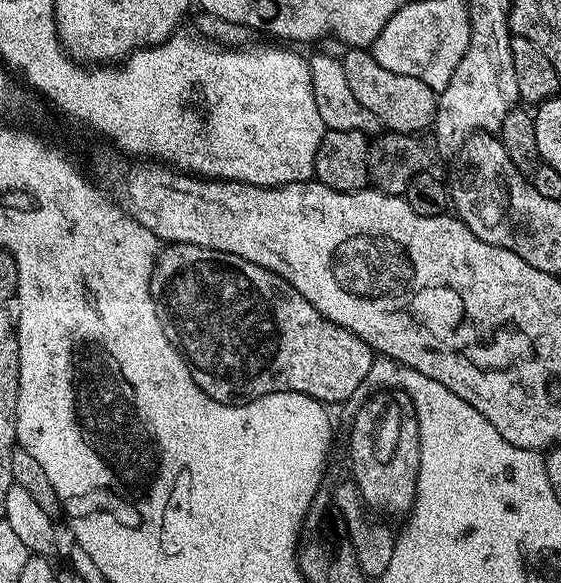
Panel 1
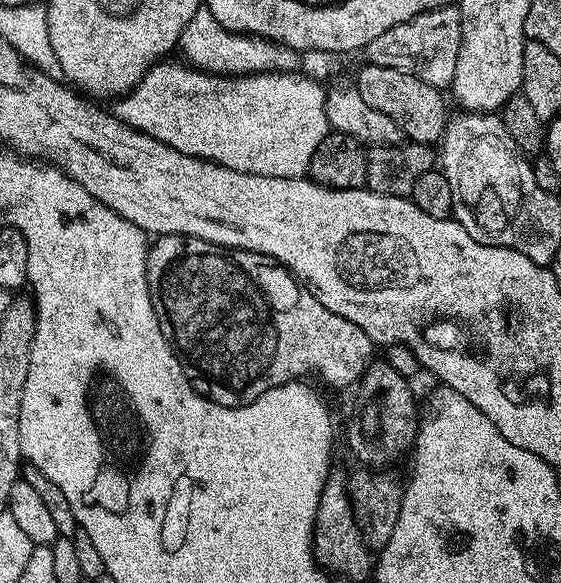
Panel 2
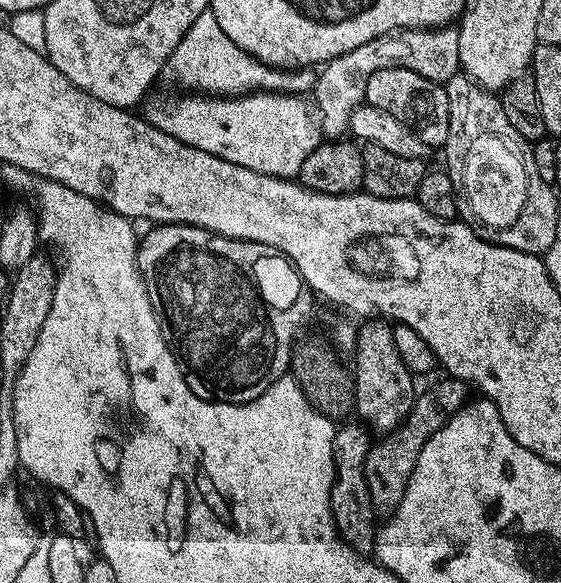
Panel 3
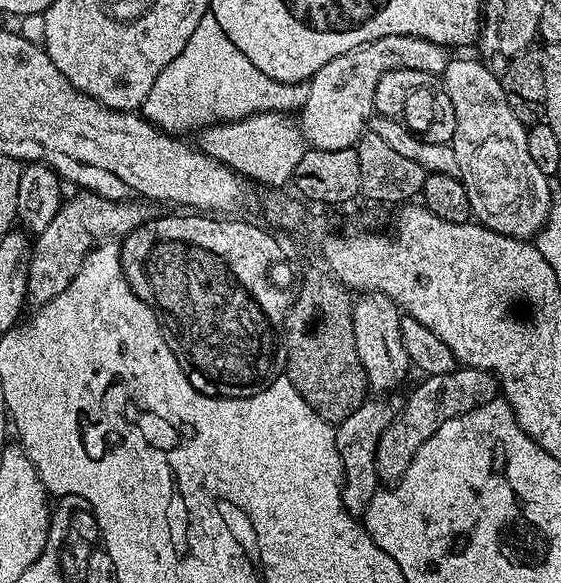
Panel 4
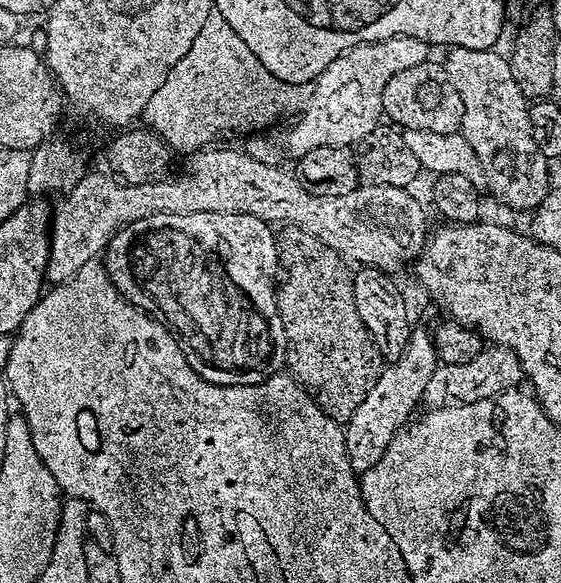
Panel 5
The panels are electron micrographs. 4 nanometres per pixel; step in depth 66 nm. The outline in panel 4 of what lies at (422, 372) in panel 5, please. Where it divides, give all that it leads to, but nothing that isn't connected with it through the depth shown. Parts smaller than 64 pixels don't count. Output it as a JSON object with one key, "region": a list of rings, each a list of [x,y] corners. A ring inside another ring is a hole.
{"region":[[[365,399],[364,403],[358,406],[358,410],[354,410],[354,414],[350,414],[345,420],[341,420],[339,424],[335,425],[336,445],[344,467],[344,486],[342,488],[344,508],[353,514],[363,514],[368,509],[373,494],[378,490],[376,451],[378,442],[384,431],[388,429],[388,424],[394,415],[393,409],[388,409],[388,404],[384,400],[387,399]]]}

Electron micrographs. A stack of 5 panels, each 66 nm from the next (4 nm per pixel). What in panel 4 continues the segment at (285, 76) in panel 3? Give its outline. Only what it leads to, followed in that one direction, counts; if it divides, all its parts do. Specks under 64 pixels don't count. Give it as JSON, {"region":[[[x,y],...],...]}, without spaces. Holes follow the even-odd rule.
{"region":[[[209,14],[190,34],[186,50],[158,74],[158,82],[146,94],[142,115],[163,132],[188,134],[184,132],[195,133],[210,124],[239,122],[260,112],[291,113],[303,108],[307,93],[307,83],[291,84],[262,74]]]}

